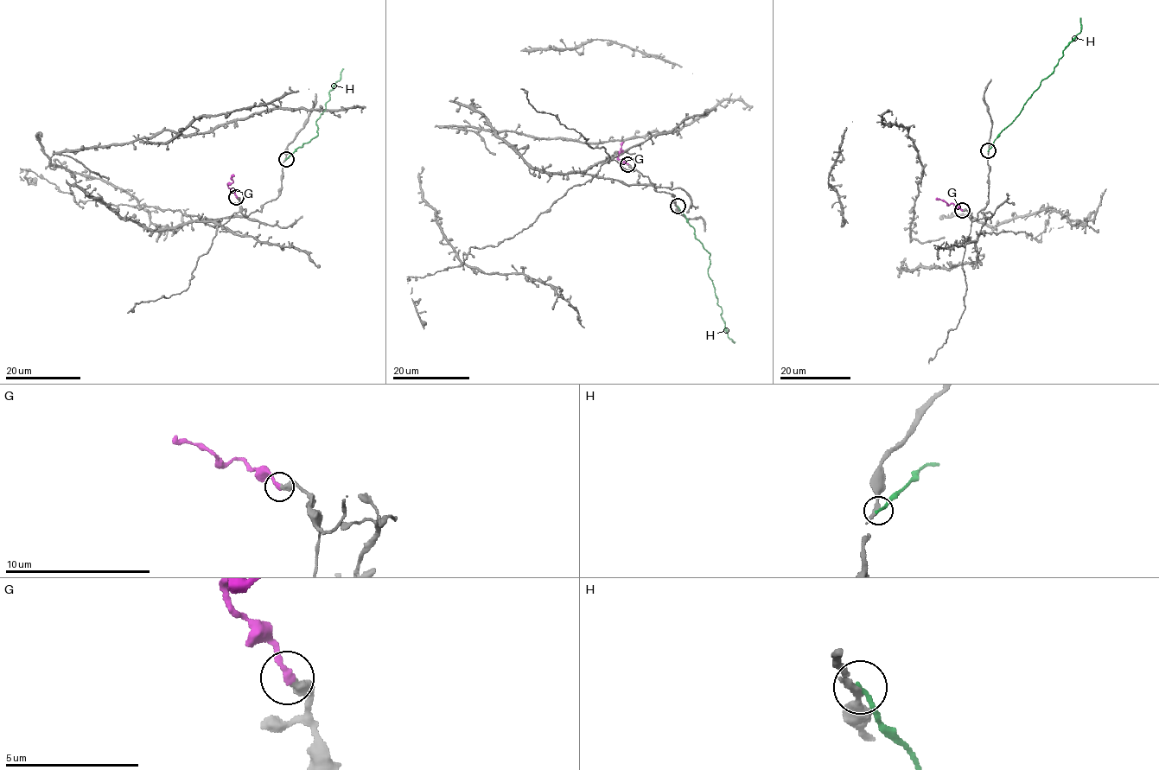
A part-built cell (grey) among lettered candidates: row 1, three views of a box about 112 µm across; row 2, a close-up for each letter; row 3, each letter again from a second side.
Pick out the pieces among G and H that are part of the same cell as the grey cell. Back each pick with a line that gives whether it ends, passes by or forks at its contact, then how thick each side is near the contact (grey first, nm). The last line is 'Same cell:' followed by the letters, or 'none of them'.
G: it ends there; 340 nm thick on the grey side, 240 nm on the other
Same cell: G

